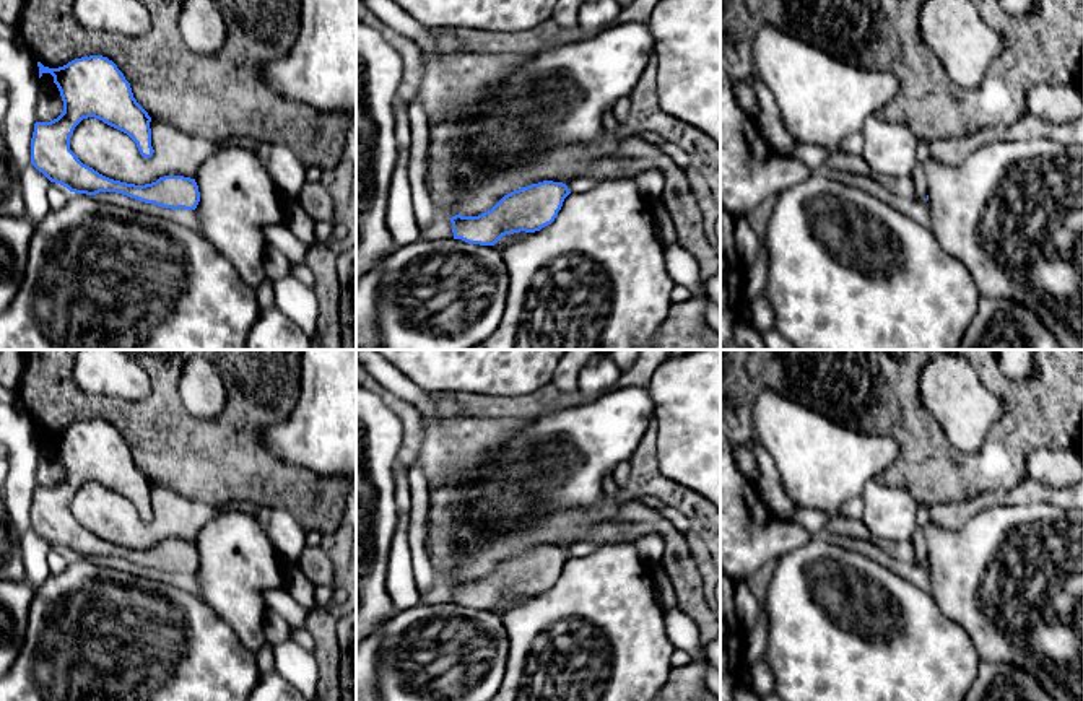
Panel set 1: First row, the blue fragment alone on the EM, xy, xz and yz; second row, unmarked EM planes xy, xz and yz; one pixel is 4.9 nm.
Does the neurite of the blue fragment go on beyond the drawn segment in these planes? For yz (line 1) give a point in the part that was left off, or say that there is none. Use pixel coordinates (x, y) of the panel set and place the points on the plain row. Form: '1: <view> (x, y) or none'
1: none

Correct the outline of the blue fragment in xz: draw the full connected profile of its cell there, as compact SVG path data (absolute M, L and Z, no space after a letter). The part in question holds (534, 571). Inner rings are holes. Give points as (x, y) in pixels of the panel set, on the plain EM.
M553 545L520 551L478 581L452 581L454 603L494 610L506 599L540 595L555 586L569 558L566 548Z

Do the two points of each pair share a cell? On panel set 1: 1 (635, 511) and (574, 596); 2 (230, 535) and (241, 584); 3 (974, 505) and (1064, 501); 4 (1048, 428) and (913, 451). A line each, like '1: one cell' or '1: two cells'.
1: two cells
2: one cell
3: one cell
4: one cell

